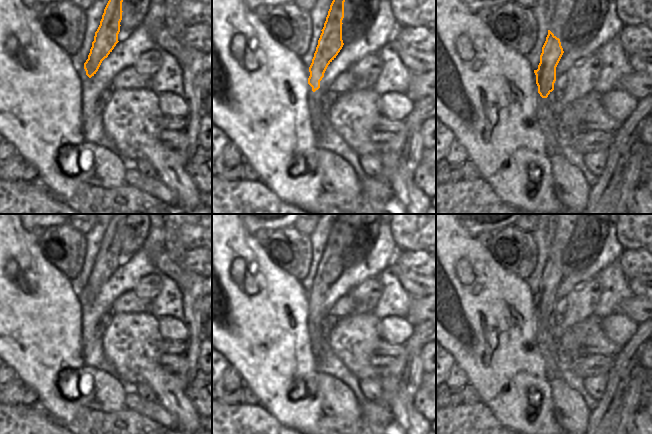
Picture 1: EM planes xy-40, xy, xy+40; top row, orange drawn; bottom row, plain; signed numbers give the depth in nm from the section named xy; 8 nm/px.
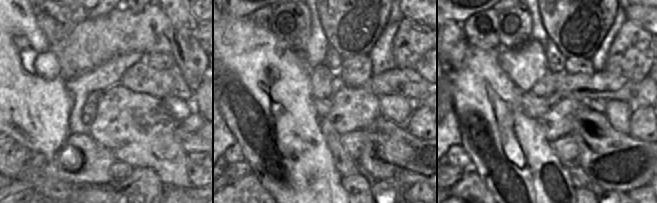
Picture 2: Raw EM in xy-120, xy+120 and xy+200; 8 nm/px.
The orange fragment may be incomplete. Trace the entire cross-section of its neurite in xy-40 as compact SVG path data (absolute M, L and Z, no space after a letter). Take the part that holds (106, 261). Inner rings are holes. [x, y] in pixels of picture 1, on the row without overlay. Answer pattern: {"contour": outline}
{"contour": "M115 214L104 233L88 283L84 287L84 293L89 302L96 298L102 285L108 281L120 265L119 256L126 216L127 214Z"}

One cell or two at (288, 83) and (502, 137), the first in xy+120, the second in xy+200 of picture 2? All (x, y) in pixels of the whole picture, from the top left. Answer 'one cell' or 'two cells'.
one cell

